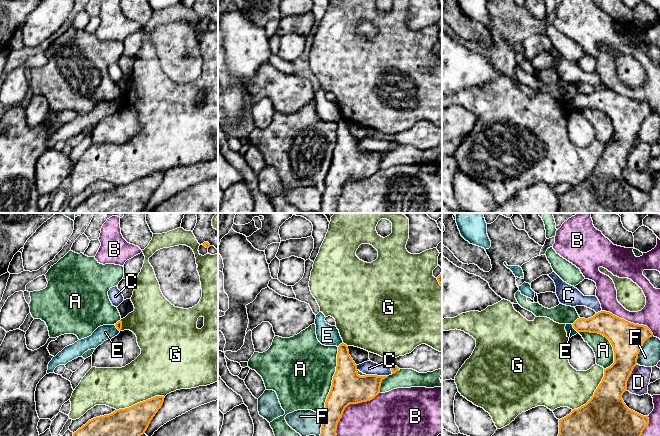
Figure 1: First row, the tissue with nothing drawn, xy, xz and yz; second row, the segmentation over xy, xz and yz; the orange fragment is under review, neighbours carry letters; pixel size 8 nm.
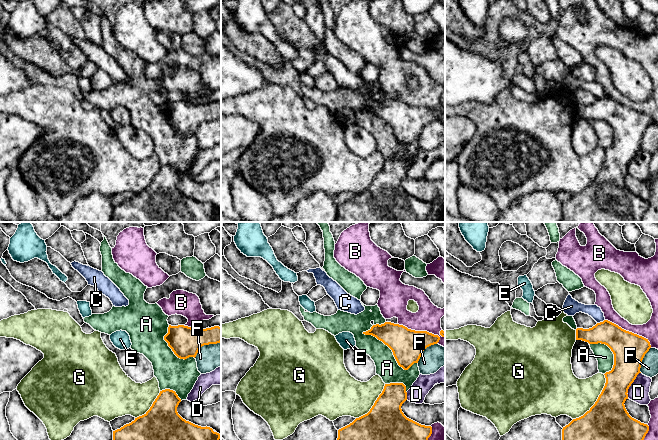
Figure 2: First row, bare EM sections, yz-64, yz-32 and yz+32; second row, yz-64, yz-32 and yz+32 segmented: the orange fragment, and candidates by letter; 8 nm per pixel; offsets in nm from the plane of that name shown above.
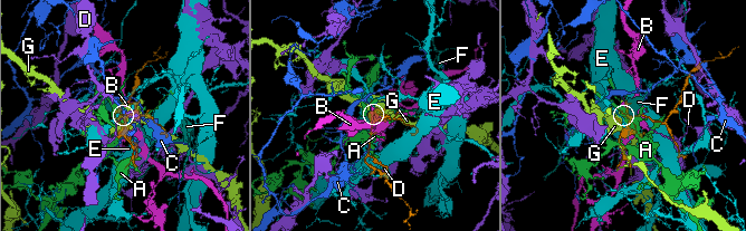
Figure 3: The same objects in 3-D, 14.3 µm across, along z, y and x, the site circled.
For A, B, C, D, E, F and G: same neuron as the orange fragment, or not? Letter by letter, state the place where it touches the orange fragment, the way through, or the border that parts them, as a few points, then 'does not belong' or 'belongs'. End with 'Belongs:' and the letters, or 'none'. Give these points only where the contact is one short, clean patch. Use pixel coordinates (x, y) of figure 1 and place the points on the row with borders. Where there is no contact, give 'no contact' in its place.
A: contact xz (332, 381); does not belong
B: contact xz (348, 404); does not belong
C: contact xz (376, 375); border xz (366, 374), (387, 376); does not belong
D: contact yz (629, 376); does not belong
E: contact yz (573, 327); border yz (571, 324), (577, 332); does not belong
F: contact yz (640, 349); does not belong
G: contact xy (140, 402); does not belong
Belongs: none

